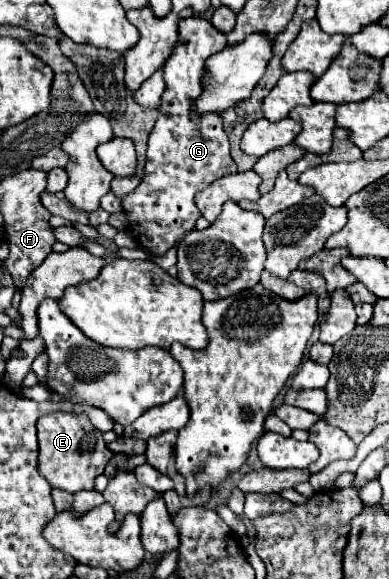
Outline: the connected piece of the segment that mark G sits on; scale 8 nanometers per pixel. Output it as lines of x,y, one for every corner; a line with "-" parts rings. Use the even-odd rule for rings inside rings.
189,17
179,23
179,41
167,59
163,73
167,89
161,97
159,119
149,133
147,163
141,185
123,197
123,209
137,245
151,255
163,255
175,247
181,237
195,229
201,217
195,195
207,189
215,179
237,173
237,165
229,153
229,139
223,131
219,113
197,113
195,99
203,93
205,61
227,47
227,37
203,17

